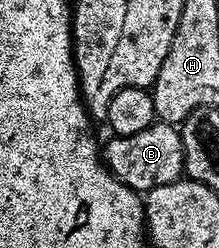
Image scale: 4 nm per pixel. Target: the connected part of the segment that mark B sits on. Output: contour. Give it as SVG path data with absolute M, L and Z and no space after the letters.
M157 119L145 127L145 131L137 131L137 135L112 136L110 140L108 145L102 146L102 160L115 178L140 195L146 195L153 187L165 187L165 183L173 183L184 176L183 134L176 126Z

